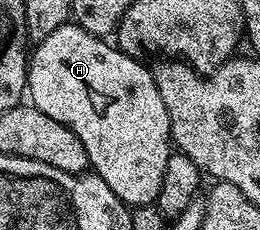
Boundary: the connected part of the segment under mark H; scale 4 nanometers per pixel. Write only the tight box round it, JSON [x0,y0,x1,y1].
[27,21,171,209]

